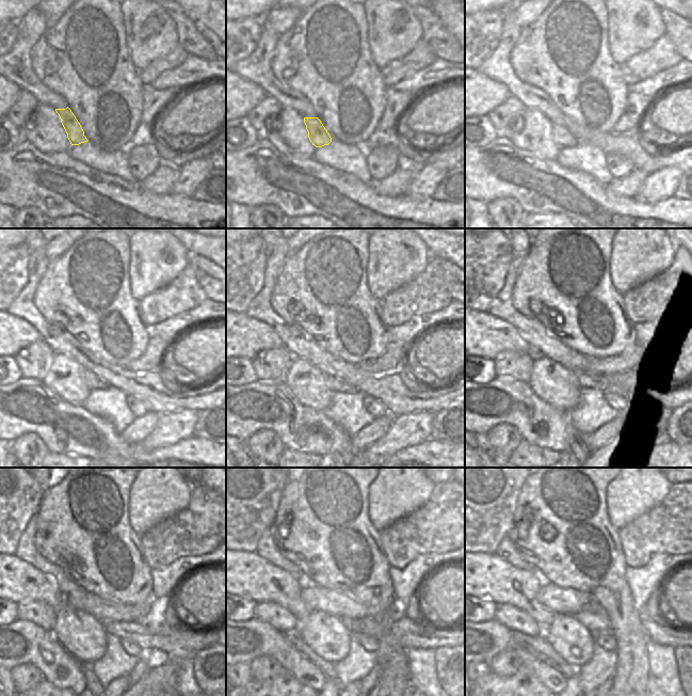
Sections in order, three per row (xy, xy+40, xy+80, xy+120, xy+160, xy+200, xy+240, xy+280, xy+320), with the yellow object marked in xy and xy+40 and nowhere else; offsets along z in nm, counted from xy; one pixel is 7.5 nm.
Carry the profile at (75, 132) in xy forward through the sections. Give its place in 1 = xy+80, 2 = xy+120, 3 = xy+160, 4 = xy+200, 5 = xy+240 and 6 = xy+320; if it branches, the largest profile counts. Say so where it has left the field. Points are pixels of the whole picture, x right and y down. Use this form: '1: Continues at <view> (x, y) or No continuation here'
1: Continues at xy+80 (561, 137)
2: Continues at xy+120 (91, 380)
3: Continues at xy+160 (336, 385)
4: Continues at xy+200 (585, 380)
5: Continues at xy+240 (178, 641)
6: Continues at xy+320 (661, 632)

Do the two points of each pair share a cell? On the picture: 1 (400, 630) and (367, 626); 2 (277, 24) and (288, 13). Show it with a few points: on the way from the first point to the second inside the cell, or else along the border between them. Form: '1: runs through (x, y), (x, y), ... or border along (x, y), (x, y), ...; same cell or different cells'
1: runs through (391, 627), (375, 627); same cell
2: runs through (279, 21), (286, 15); same cell

